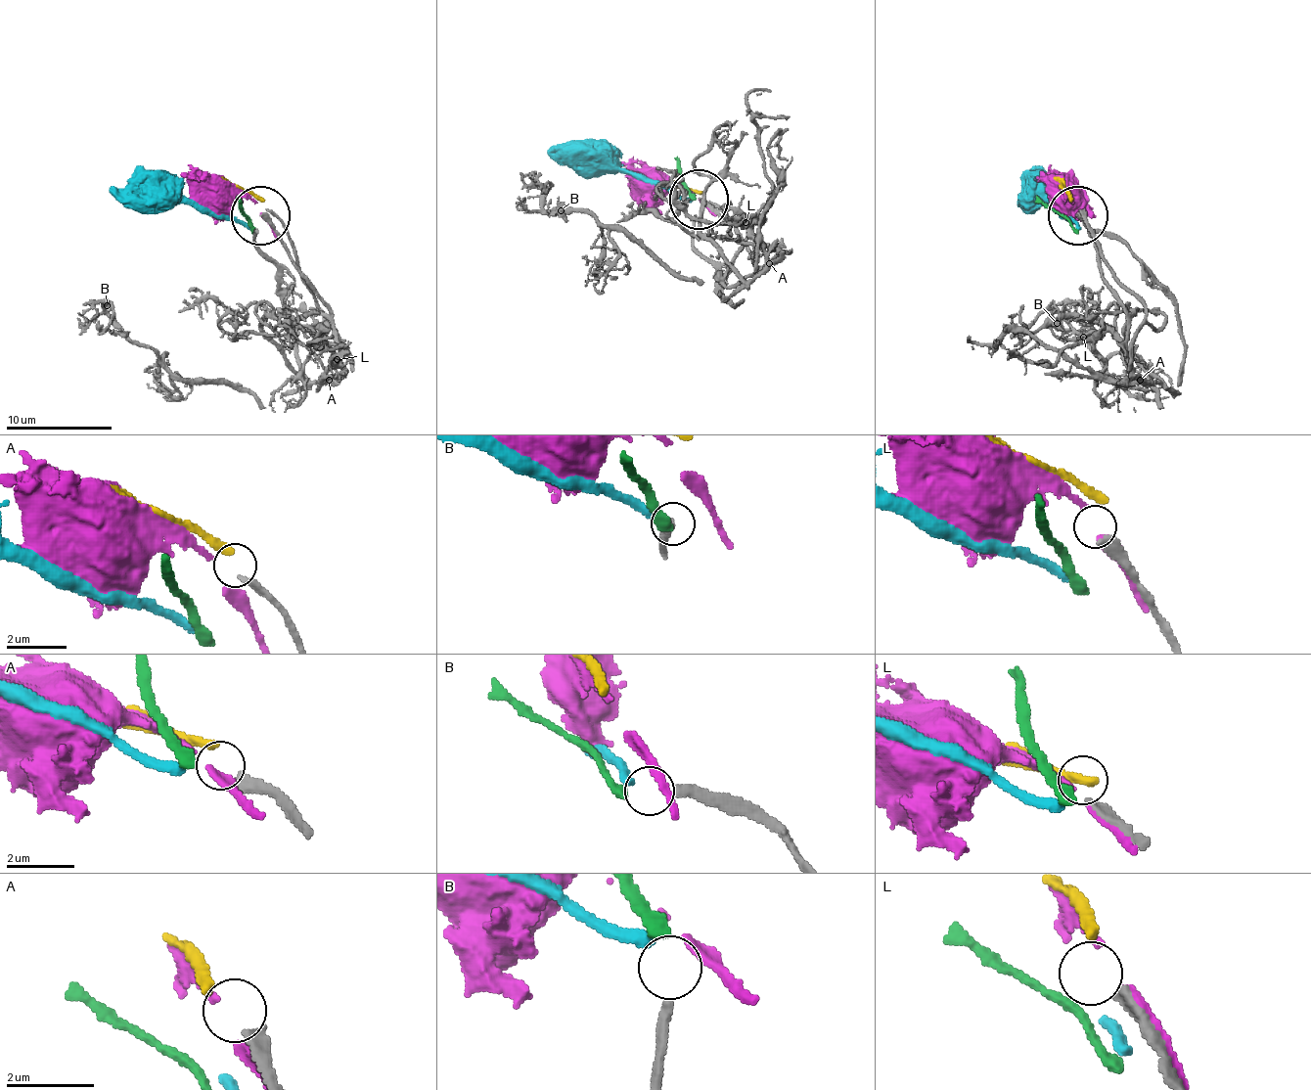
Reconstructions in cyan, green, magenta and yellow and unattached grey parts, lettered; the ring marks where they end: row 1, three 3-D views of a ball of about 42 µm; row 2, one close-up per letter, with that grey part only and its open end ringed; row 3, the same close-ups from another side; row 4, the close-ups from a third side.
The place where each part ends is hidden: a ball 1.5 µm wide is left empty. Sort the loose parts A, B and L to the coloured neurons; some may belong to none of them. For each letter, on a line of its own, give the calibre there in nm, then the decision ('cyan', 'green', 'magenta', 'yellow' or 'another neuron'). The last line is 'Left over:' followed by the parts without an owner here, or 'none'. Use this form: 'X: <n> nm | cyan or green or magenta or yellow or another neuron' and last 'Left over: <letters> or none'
A: 240 nm | another neuron
B: 280 nm | cyan
L: 300 nm | another neuron
Left over: A, L

